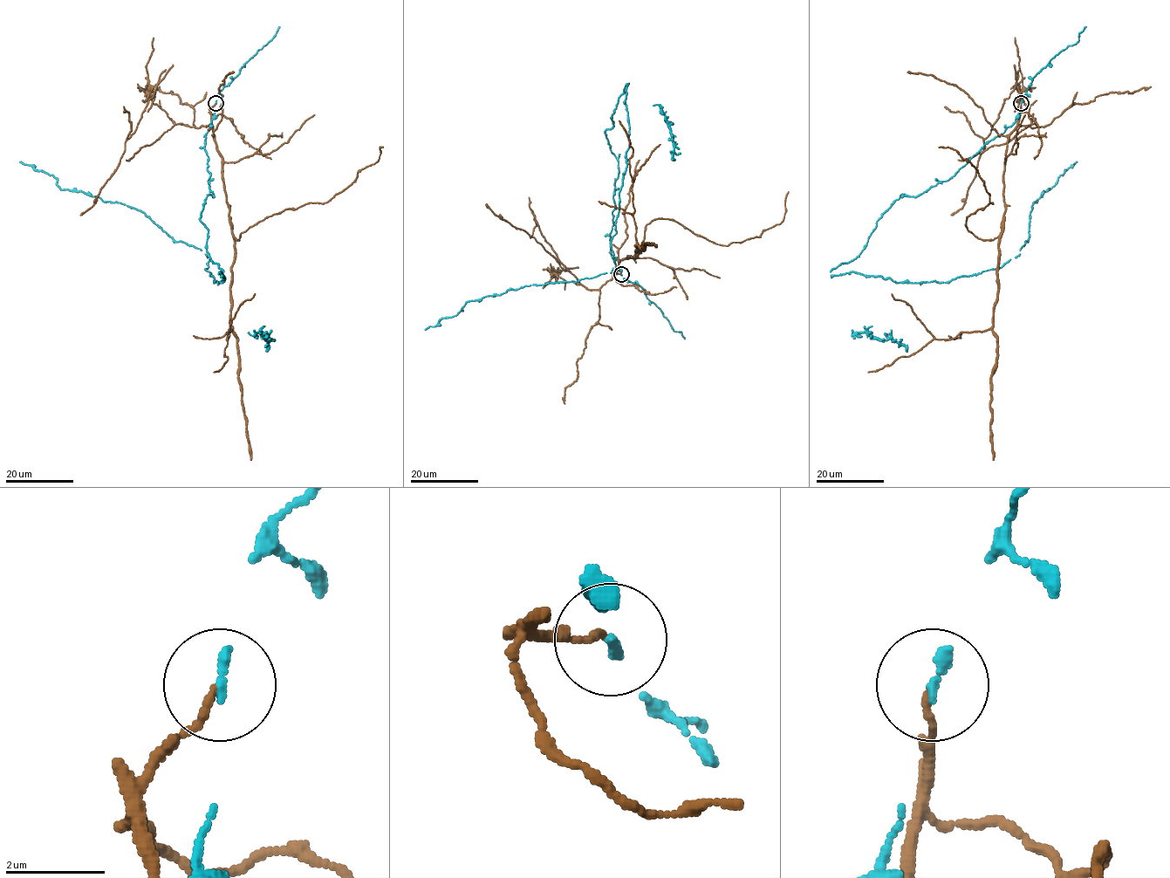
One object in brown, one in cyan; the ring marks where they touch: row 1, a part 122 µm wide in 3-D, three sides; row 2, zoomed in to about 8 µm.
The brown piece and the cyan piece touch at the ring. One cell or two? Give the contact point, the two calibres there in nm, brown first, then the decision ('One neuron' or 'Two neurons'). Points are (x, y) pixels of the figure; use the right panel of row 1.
Place: (1021, 103). Thickness 130 nm (brown) against 200 nm. Two neurons

